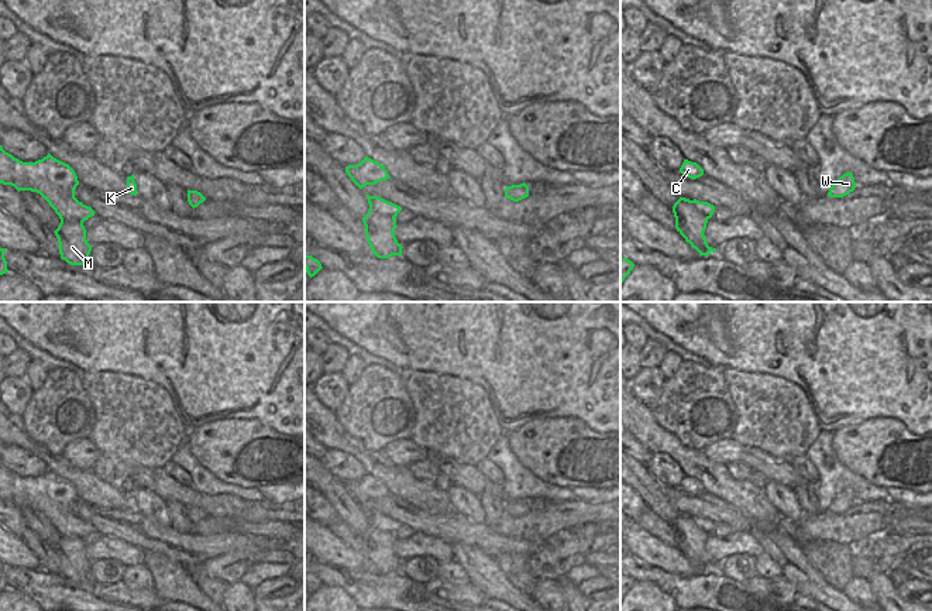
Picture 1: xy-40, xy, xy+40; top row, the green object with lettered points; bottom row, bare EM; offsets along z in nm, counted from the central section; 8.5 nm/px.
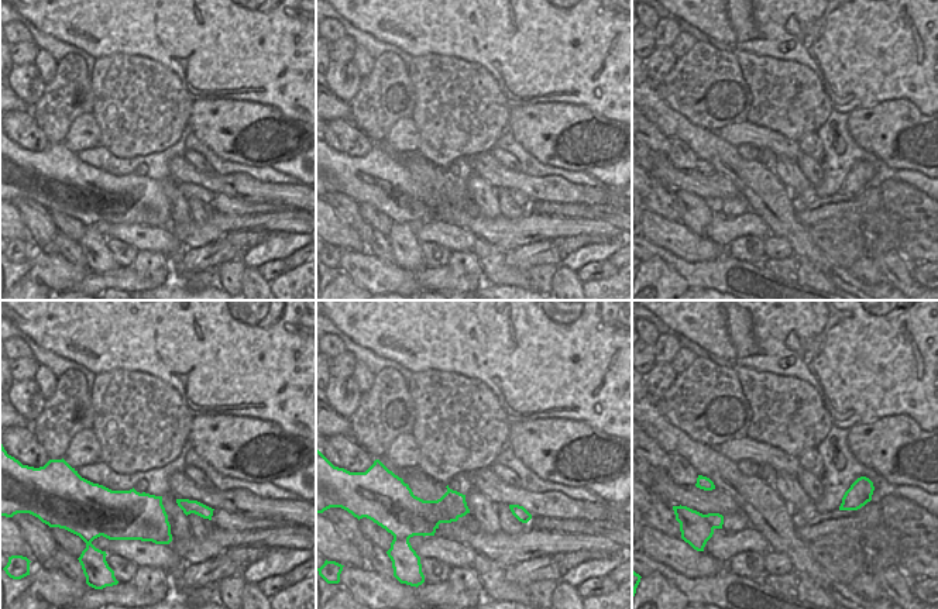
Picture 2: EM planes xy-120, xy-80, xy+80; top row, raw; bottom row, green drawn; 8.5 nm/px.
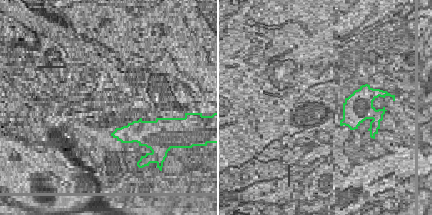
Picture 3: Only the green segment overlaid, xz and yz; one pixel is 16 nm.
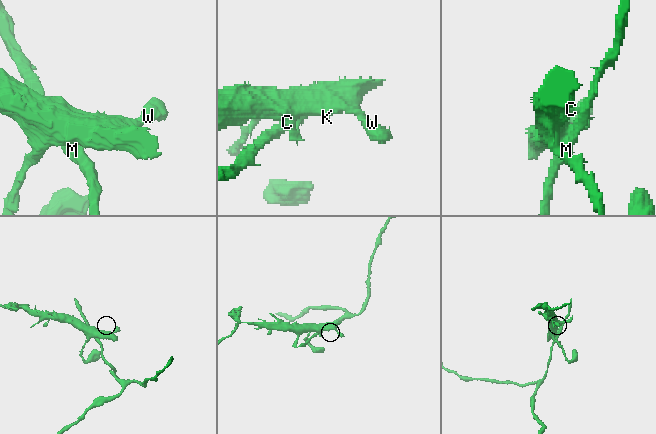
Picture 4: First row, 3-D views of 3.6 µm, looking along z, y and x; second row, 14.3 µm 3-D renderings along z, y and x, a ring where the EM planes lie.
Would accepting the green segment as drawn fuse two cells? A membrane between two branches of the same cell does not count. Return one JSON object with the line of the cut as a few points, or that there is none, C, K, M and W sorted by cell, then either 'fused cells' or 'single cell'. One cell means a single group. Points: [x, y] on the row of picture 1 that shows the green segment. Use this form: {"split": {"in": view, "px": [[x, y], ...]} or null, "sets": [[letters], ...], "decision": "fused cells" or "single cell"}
{"split": {"in": "xy", "px": [[370, 208], [394, 219]]}, "sets": [["C", "K", "W"], ["M"]], "decision": "fused cells"}

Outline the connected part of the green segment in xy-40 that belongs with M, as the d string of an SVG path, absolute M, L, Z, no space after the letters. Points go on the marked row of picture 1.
M61 220L54 231L59 243L61 258L70 265L89 265L92 246L86 240L86 229L78 220Z

